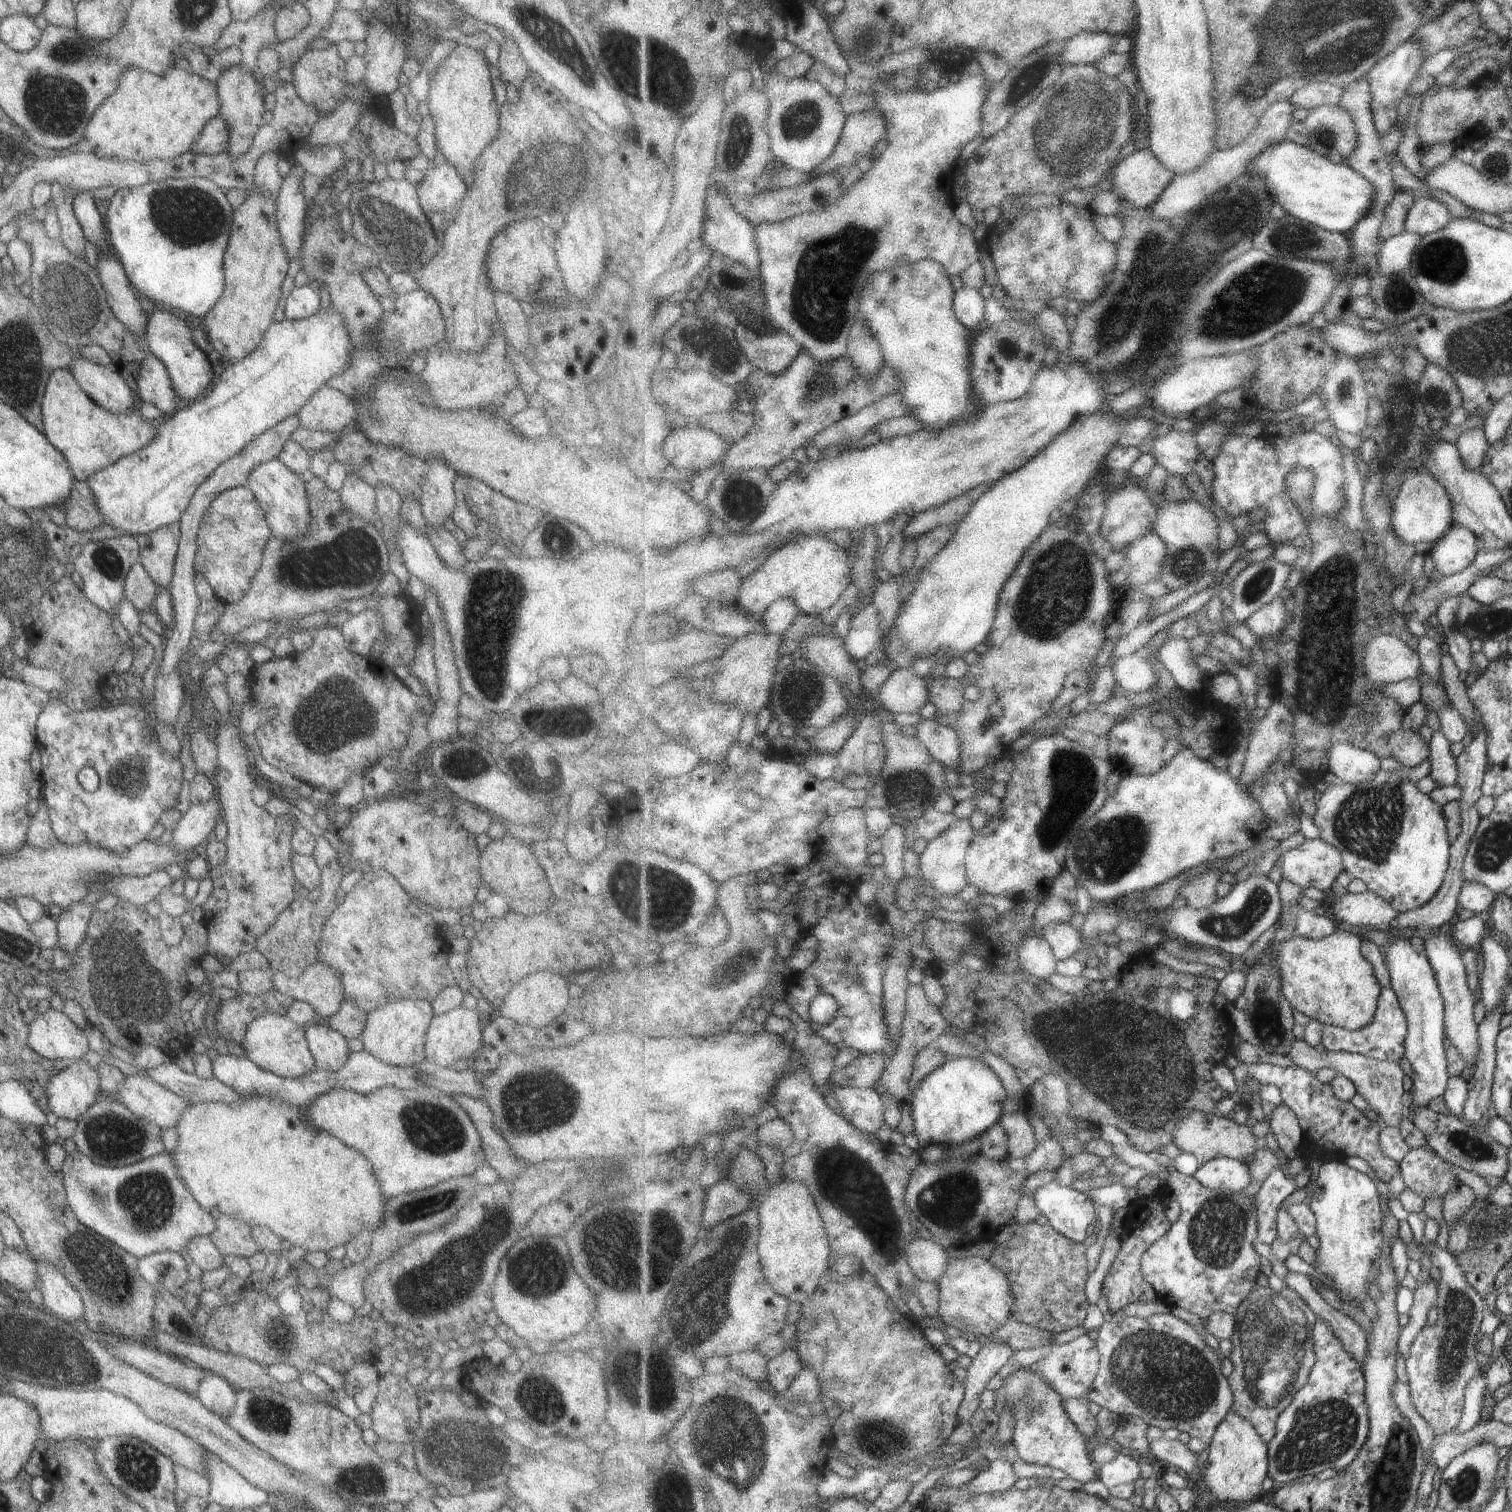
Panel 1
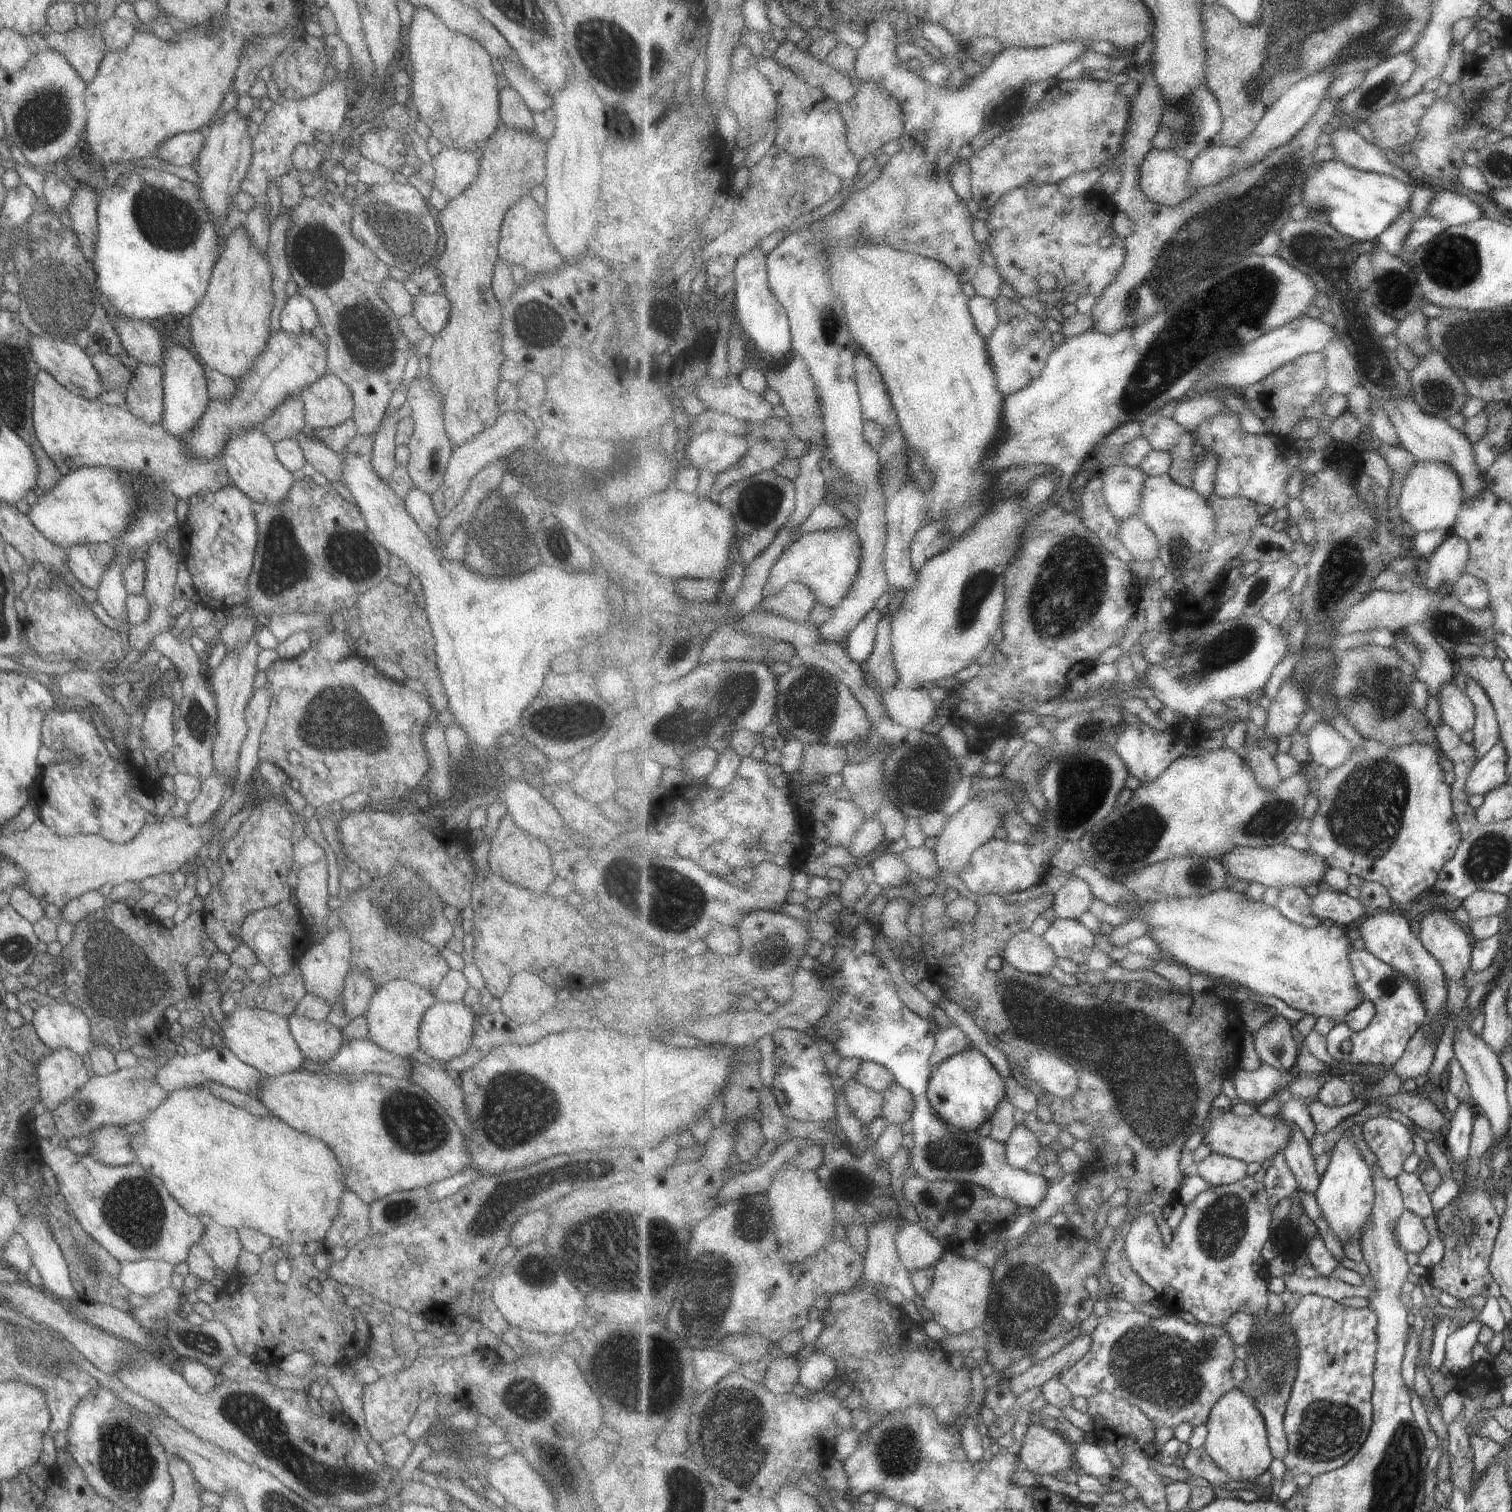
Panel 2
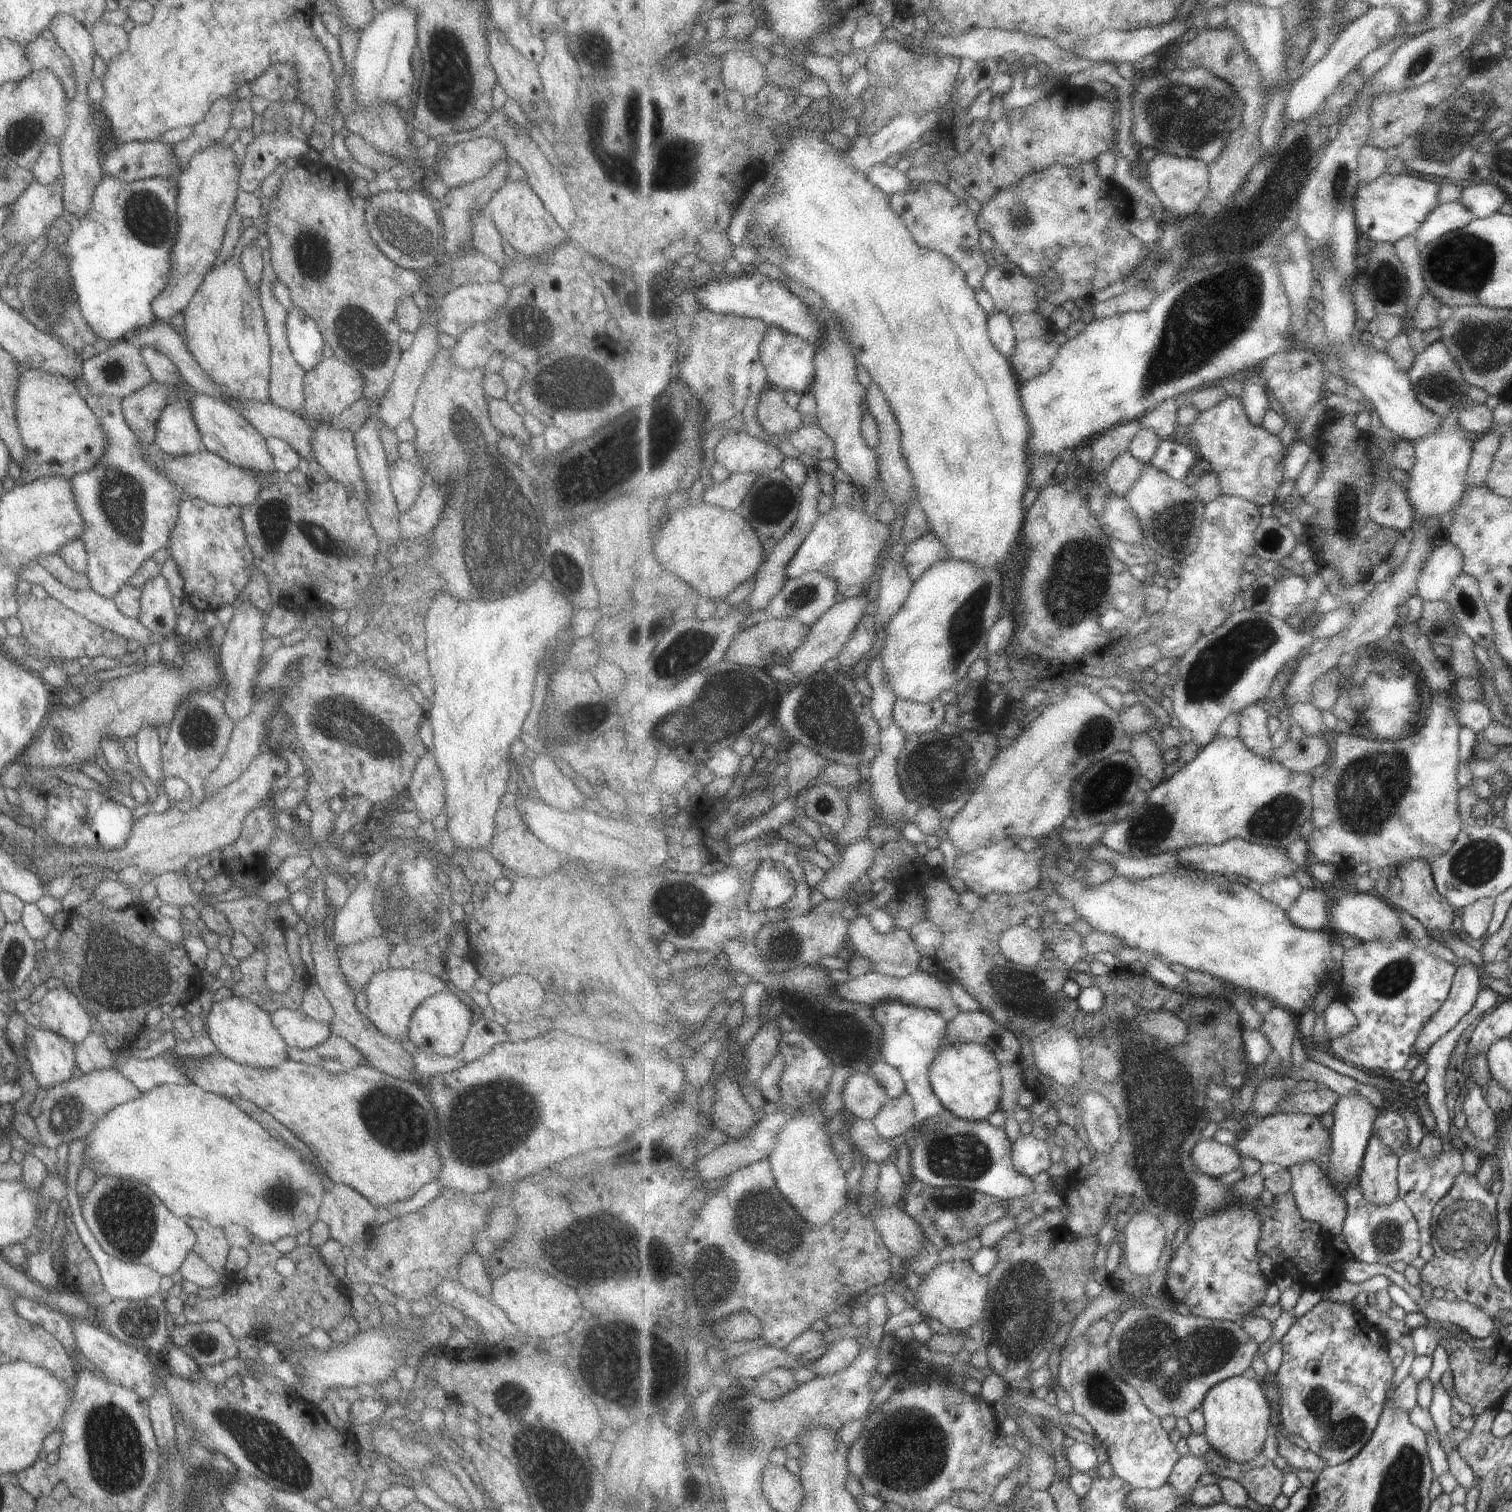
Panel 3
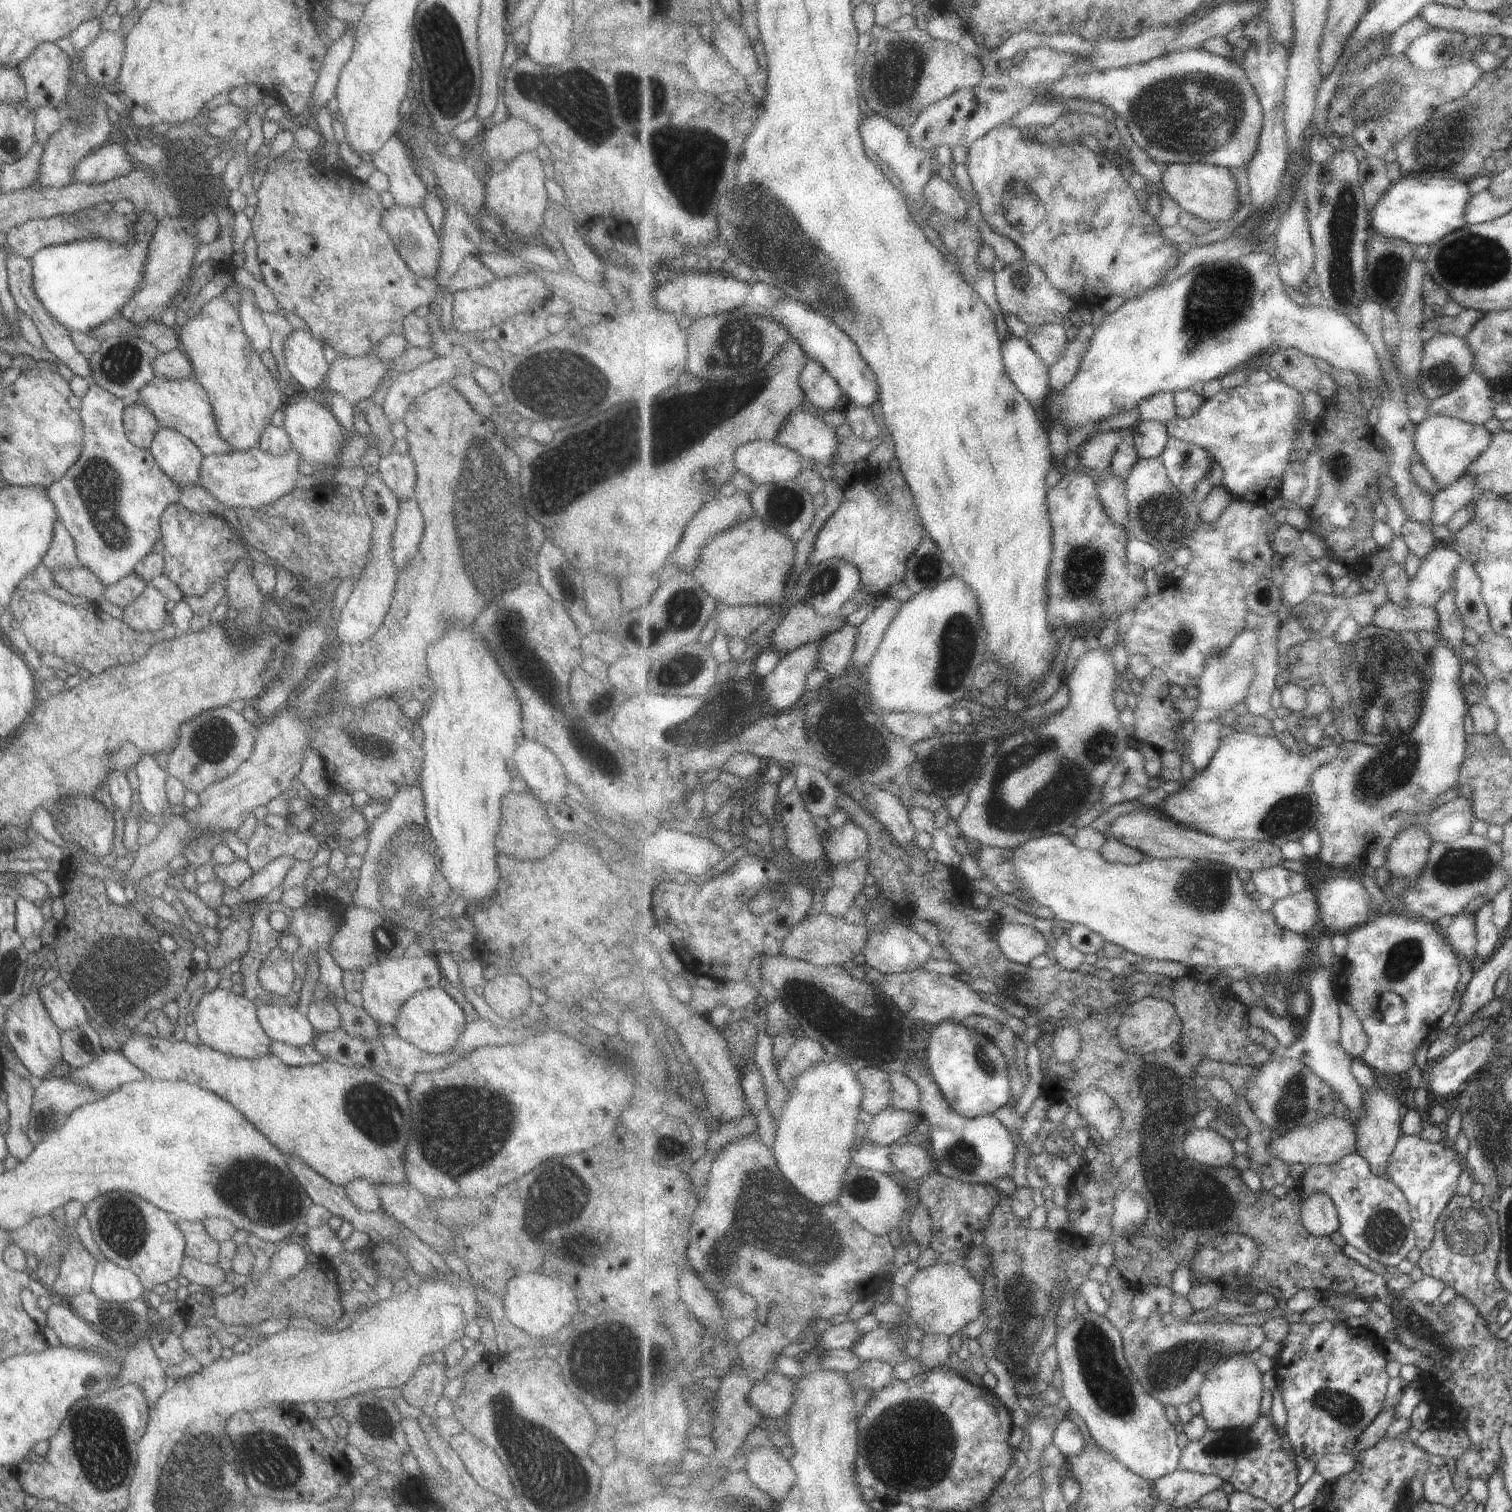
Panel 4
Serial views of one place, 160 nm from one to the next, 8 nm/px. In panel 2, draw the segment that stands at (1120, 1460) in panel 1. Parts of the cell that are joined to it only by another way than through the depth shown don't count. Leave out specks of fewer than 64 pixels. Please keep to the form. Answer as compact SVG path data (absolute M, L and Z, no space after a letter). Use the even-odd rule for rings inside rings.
M1086 1442L1075 1446L1072 1461L1079 1473L1086 1473L1104 1481L1111 1480L1118 1475L1118 1466L1111 1462L1107 1452L1103 1450L1103 1444Z

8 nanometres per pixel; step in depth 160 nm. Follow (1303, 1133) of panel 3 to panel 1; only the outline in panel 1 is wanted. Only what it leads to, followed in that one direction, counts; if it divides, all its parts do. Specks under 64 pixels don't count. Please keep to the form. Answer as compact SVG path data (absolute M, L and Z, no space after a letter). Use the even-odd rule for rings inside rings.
M1200 1110L1189 1112L1175 1132L1175 1145L1183 1152L1194 1155L1200 1165L1218 1157L1228 1157L1239 1161L1247 1160L1262 1145L1249 1124L1239 1125L1229 1116L1216 1113L1205 1113Z

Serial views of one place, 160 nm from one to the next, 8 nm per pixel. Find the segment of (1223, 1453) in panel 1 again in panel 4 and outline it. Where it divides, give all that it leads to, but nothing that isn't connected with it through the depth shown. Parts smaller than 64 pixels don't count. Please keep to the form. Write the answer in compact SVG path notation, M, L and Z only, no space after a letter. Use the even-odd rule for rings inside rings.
M1235 1354L1217 1358L1213 1368L1207 1372L1204 1383L1200 1386L1198 1400L1202 1406L1201 1415L1210 1430L1245 1430L1257 1424L1261 1418L1261 1398L1263 1398L1264 1376L1255 1366L1249 1354Z

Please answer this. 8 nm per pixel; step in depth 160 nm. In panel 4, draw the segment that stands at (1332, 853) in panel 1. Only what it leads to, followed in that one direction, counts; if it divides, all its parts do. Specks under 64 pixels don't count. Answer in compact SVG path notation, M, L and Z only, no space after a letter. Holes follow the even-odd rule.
M1143 806L1139 810L1125 814L1117 818L1113 824L1109 824L1107 830L1109 830L1107 836L1115 836L1122 844L1137 848L1153 859L1189 858L1190 860L1217 862L1217 864L1225 864L1233 868L1236 872L1248 870L1249 873L1271 866L1283 866L1286 860L1278 844L1257 840L1222 840L1217 836L1201 832L1199 828L1189 828L1185 824L1181 826L1173 818L1165 816L1163 812L1157 812L1155 807L1147 809Z

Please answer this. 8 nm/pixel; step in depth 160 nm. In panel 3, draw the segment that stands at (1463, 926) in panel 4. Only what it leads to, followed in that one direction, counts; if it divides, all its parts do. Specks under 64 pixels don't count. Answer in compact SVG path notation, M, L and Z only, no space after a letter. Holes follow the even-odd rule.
M1463 960L1463 964L1458 968L1449 999L1417 1038L1415 1052L1423 1056L1423 1062L1426 1062L1427 1052L1431 1050L1431 1046L1451 1032L1475 1006L1479 992L1483 990L1480 975L1478 966L1469 960Z

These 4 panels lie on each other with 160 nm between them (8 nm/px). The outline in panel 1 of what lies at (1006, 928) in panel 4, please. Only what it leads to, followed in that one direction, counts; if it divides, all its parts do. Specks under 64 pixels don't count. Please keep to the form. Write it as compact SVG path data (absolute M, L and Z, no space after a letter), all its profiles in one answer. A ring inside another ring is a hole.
M1032 933L1021 938L1017 945L1020 966L1028 973L1045 981L1057 970L1057 958L1049 941Z

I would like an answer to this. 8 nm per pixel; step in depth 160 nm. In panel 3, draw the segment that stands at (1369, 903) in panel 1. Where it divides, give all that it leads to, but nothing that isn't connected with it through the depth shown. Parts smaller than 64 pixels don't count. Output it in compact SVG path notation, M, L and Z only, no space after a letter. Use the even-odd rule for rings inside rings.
M1304 889L1286 913L1299 928L1324 930L1331 928L1331 906L1333 894L1327 890Z

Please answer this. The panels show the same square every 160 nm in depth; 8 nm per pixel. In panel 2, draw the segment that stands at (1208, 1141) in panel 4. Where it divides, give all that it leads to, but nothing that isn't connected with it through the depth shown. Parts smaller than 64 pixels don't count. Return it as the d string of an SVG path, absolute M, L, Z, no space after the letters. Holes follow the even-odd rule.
M1212 1152L1197 1164L1196 1174L1212 1187L1229 1185L1249 1176L1247 1164L1243 1160L1236 1160L1217 1152Z

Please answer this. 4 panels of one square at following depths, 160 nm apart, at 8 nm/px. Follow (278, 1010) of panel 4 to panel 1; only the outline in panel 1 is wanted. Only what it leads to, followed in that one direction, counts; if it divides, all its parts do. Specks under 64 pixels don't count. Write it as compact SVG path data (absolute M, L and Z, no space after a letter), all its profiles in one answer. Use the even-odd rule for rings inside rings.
M315 1020L302 1027L314 1066L324 1071L341 1068L351 1053L347 1048L346 1038L323 1021Z

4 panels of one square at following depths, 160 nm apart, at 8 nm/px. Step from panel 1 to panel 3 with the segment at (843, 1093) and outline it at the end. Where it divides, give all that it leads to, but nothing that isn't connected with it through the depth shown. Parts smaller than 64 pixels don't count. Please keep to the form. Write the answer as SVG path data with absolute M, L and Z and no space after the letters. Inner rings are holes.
M863 1068L849 1078L841 1100L845 1115L872 1122L891 1099L883 1084Z

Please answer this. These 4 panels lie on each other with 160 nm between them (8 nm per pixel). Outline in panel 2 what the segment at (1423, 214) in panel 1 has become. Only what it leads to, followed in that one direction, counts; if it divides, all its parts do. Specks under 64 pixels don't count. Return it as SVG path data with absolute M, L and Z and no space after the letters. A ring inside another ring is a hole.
M1443 190L1431 201L1426 215L1439 218L1447 226L1477 222L1482 216L1480 206L1455 191Z

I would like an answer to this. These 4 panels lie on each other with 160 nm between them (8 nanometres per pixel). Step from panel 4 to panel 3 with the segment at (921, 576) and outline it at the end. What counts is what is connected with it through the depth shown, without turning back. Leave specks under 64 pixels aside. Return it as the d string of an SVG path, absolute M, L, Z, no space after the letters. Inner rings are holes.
M929 530L921 535L917 540L907 546L905 552L905 564L907 564L907 574L911 576L913 582L919 580L931 566L949 560L951 552L949 548L939 540L939 536Z

